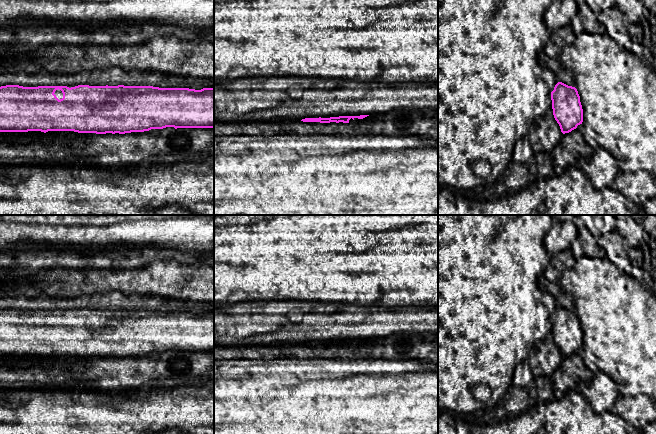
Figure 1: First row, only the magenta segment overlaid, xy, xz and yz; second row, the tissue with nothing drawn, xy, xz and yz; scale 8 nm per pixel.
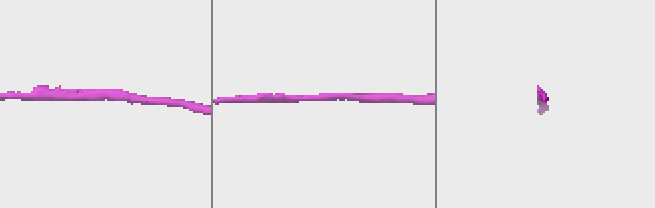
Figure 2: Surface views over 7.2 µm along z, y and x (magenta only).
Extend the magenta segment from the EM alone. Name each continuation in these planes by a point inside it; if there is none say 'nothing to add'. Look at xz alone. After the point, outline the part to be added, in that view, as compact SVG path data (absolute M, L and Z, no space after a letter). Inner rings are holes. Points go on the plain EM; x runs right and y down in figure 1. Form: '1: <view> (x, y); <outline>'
nothing to add

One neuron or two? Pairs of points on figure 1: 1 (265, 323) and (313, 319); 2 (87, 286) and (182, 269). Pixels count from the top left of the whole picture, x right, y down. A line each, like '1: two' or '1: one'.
1: one
2: one

